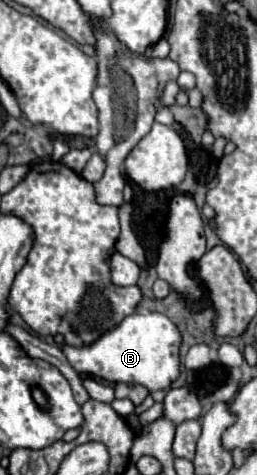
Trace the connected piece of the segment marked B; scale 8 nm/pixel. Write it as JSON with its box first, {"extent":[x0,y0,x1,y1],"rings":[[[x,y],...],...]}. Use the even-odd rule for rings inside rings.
{"extent":[61,311,181,391],"rings":[[[135,311],[127,315],[117,327],[97,337],[93,343],[83,347],[63,345],[61,349],[77,373],[95,375],[111,383],[139,383],[149,391],[157,391],[169,389],[179,377],[179,347],[181,335],[163,313]]]}

